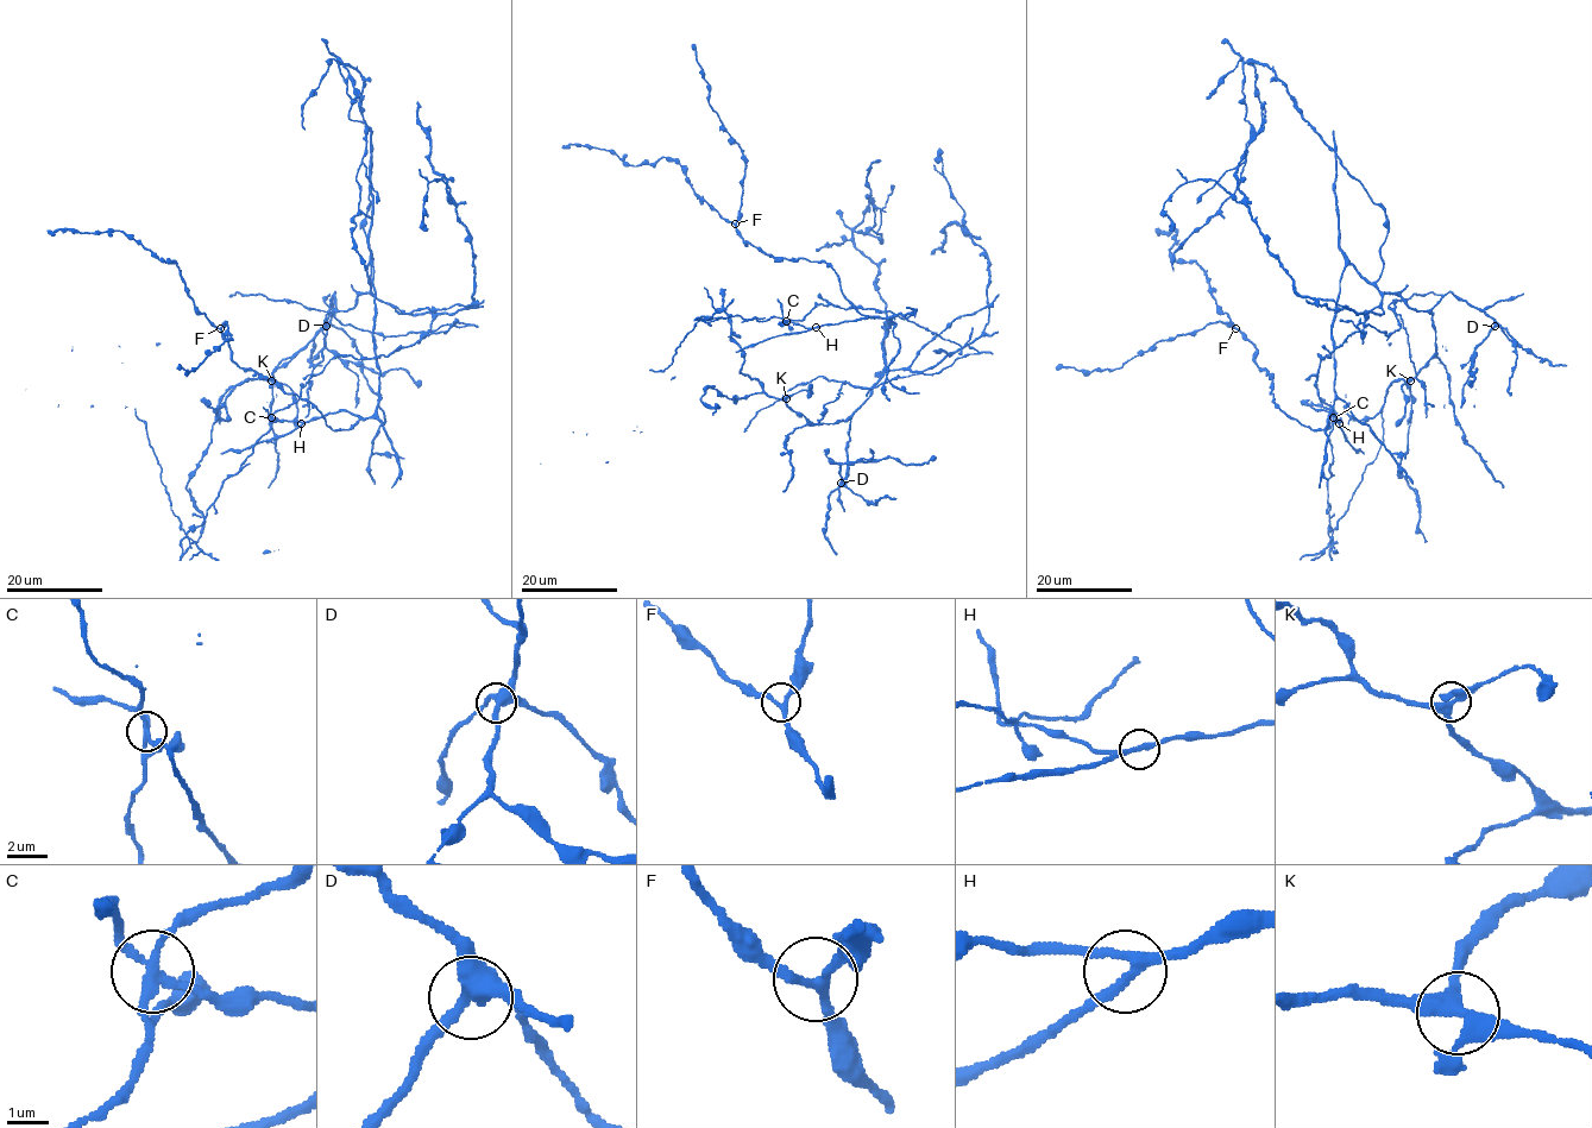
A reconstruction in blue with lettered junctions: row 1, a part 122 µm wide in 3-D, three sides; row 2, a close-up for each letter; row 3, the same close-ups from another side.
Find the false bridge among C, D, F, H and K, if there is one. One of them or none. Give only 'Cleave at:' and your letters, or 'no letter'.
Cleave at: C

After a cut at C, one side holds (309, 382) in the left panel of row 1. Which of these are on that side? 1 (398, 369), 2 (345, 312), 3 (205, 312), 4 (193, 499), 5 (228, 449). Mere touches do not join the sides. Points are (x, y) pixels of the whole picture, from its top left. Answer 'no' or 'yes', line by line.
1: no
2: no
3: no
4: no
5: no

